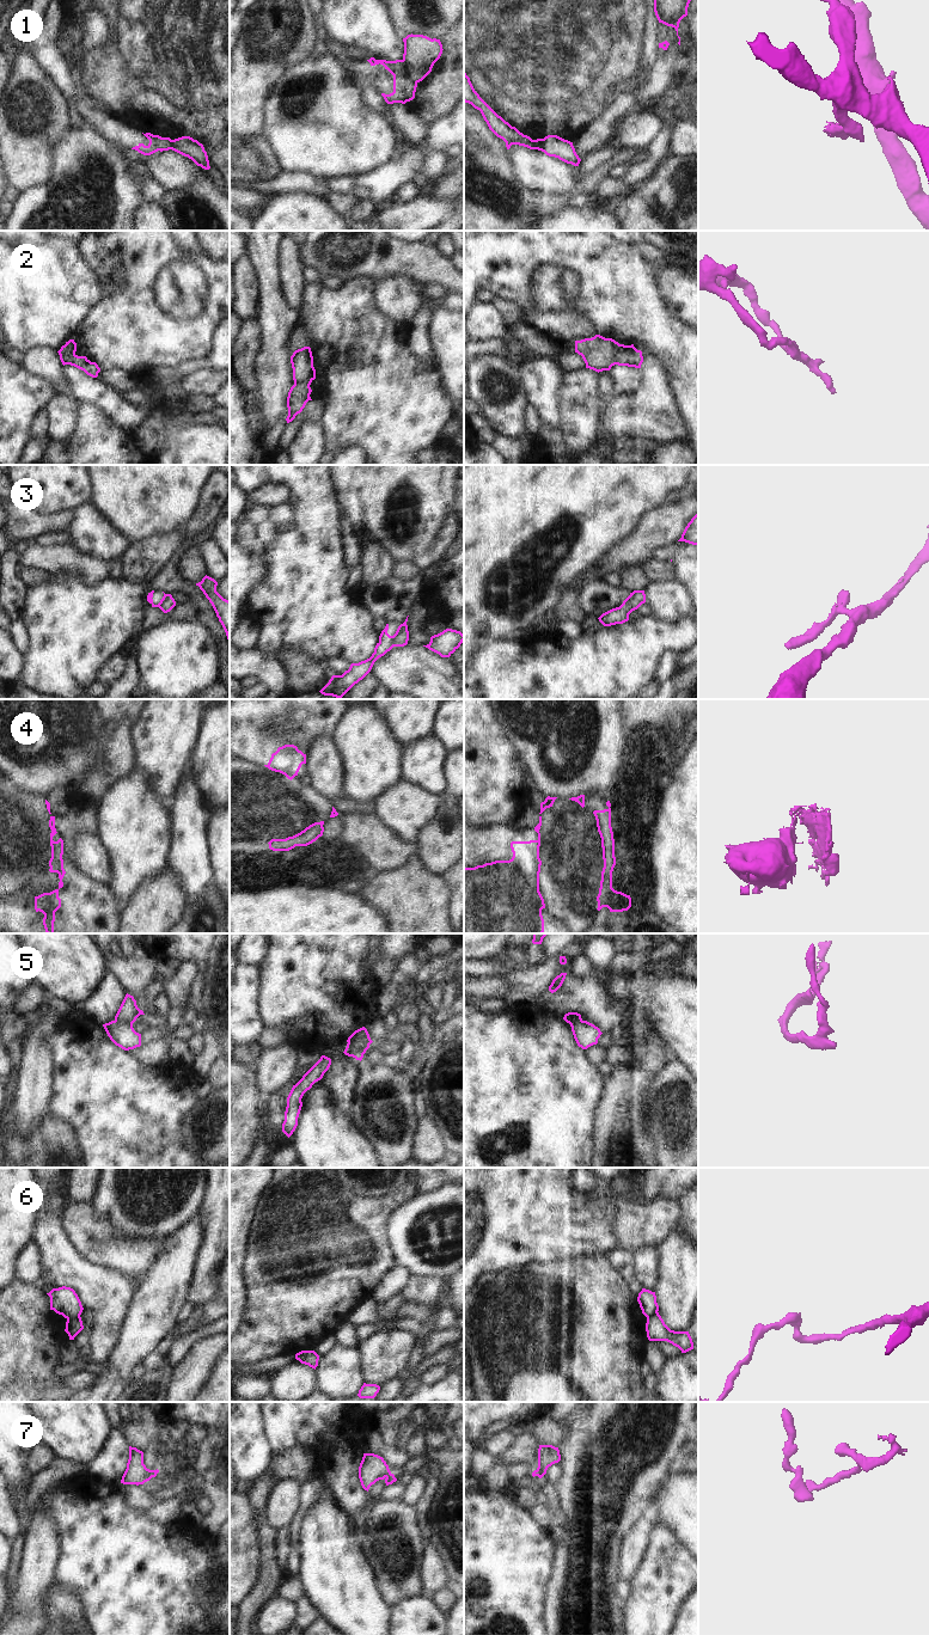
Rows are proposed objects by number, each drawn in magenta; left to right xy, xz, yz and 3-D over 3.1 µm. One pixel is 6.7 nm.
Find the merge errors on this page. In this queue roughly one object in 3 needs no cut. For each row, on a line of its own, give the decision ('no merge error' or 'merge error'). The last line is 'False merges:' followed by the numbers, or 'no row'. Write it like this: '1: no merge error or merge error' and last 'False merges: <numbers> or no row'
1: merge error
2: merge error
3: merge error
4: merge error
5: merge error
6: merge error
7: merge error
False merges: 1, 2, 3, 4, 5, 6, 7

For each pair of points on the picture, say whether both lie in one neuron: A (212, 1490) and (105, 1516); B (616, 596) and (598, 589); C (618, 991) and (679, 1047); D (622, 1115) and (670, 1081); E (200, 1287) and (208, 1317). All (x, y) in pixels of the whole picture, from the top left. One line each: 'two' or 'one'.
A: two
B: one
C: one
D: two
E: two

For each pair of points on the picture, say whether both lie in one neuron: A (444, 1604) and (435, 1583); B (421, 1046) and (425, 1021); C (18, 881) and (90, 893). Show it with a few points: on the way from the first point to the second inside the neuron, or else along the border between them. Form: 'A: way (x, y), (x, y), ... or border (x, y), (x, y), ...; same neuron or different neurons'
A: border (444, 1586), (429, 1597); different neurons
B: way (425, 1040), (425, 1027); same neuron
C: border (59, 881), (59, 886), (49, 892), (30, 894); different neurons

